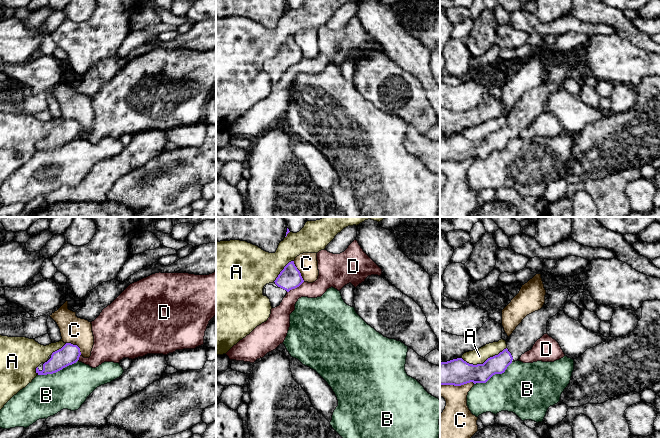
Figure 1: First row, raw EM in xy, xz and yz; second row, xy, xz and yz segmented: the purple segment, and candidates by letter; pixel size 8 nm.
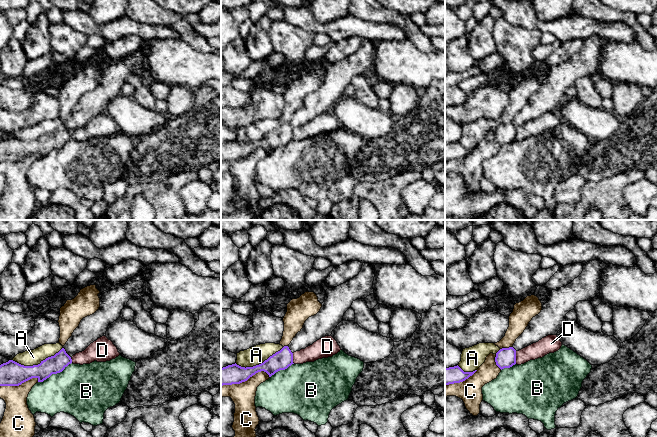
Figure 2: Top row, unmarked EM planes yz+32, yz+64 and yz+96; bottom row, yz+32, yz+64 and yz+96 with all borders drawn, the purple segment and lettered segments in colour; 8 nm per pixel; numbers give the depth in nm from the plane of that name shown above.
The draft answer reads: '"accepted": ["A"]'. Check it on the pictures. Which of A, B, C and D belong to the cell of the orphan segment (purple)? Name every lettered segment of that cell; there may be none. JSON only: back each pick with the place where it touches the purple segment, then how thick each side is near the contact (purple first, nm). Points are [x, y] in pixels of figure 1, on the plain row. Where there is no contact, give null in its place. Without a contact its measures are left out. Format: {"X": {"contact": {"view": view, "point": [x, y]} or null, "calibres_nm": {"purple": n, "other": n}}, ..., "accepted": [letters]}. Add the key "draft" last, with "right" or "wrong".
{"accepted": [], "draft": "wrong"}

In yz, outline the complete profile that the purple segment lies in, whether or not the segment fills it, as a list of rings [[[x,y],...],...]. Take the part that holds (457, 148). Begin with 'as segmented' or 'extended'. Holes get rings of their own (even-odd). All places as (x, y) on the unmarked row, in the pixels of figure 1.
extended | [[[560,61],[546,66],[543,83],[527,91],[506,116],[507,124],[483,140],[469,140],[462,134],[441,138],[440,162],[486,159],[493,151],[504,149],[513,136],[519,137],[547,109],[548,96],[563,87],[569,68],[569,63]]]

